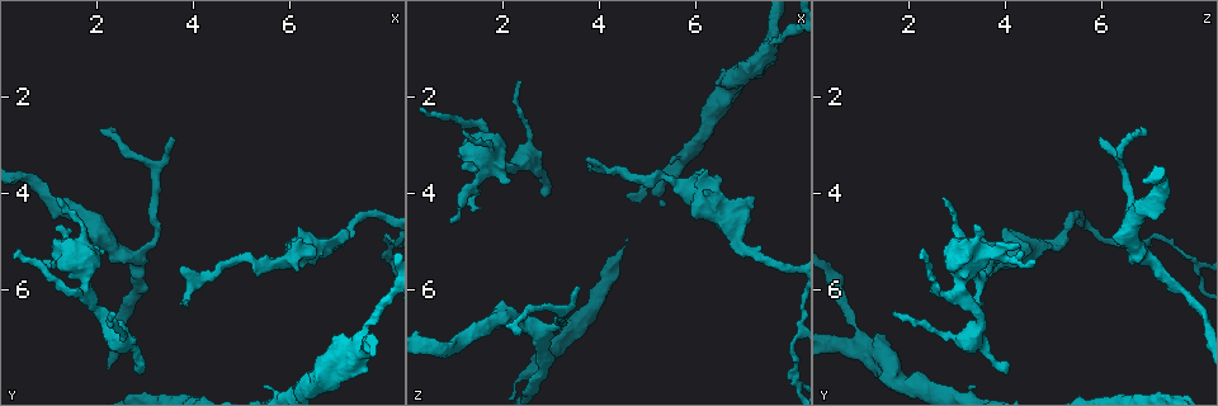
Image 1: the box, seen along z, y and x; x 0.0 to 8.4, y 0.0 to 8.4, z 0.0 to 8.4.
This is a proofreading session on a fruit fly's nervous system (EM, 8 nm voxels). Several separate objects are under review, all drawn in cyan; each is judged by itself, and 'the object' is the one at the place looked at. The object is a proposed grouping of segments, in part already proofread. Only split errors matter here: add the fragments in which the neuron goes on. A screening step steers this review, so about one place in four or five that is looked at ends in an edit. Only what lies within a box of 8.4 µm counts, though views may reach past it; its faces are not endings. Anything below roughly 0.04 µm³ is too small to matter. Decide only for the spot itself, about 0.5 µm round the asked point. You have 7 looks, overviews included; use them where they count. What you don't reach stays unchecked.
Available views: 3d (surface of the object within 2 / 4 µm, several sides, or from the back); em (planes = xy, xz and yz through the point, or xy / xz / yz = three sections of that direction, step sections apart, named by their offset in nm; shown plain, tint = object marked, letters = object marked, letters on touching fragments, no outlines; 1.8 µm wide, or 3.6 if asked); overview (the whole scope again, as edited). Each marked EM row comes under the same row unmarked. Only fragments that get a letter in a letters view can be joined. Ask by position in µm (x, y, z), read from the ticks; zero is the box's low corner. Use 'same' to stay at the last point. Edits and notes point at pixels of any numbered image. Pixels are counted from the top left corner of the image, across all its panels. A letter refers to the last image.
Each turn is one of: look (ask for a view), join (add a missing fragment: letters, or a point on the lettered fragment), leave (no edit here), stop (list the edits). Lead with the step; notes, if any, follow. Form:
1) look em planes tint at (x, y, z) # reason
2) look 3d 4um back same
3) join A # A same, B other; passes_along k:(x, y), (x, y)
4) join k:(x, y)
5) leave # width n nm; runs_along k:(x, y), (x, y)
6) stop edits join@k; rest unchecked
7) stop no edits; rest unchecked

look 3d 2um at (1.10, 5.00, 4.30) # branch stops here

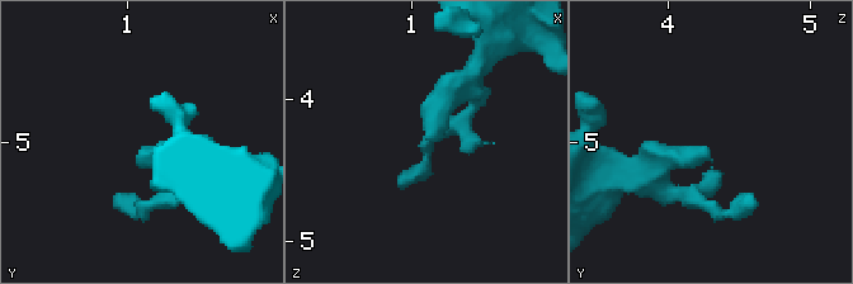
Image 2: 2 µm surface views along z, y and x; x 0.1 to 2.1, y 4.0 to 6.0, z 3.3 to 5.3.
look em 3.6um yz step 16 letters at (1.12, 5.08, 4.28)

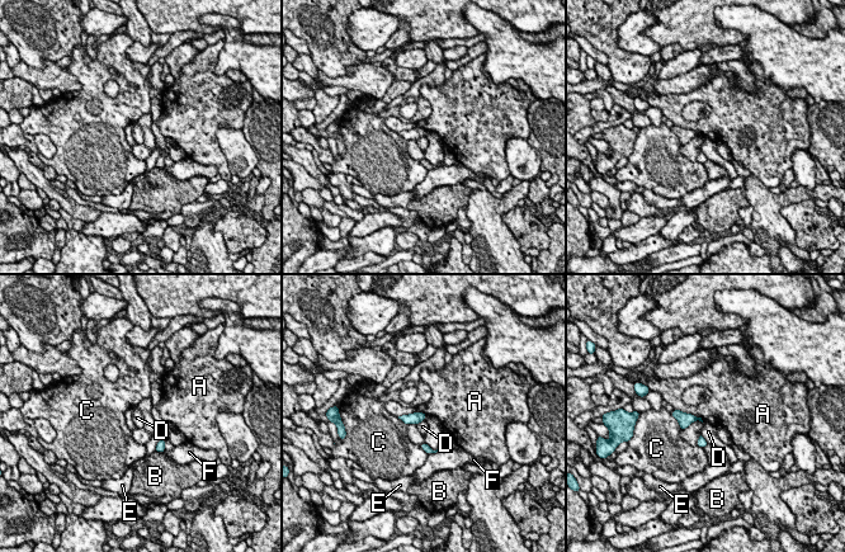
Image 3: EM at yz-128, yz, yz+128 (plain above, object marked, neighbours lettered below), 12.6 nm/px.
look em 3.6um planes letters same # another direction

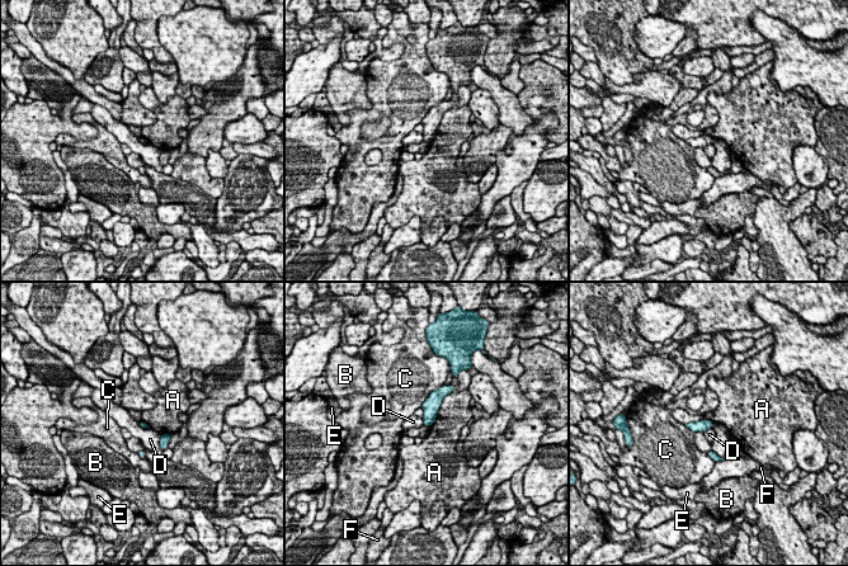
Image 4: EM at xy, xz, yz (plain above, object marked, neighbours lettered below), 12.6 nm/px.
leave # A other, B other, C other, D other, E other, F other; no lettered fragment goes on from it

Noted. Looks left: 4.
look 3d 2um at (7.10, 4.70, 4.15) # free end

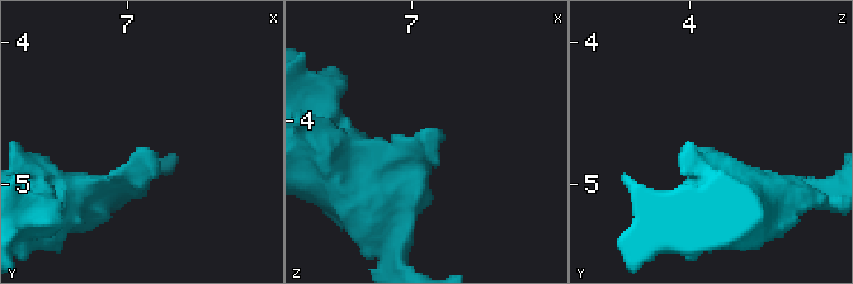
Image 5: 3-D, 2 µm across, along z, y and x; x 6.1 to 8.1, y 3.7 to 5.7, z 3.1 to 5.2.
look em planes letters at (7.08, 4.74, 4.16) # need the tissue

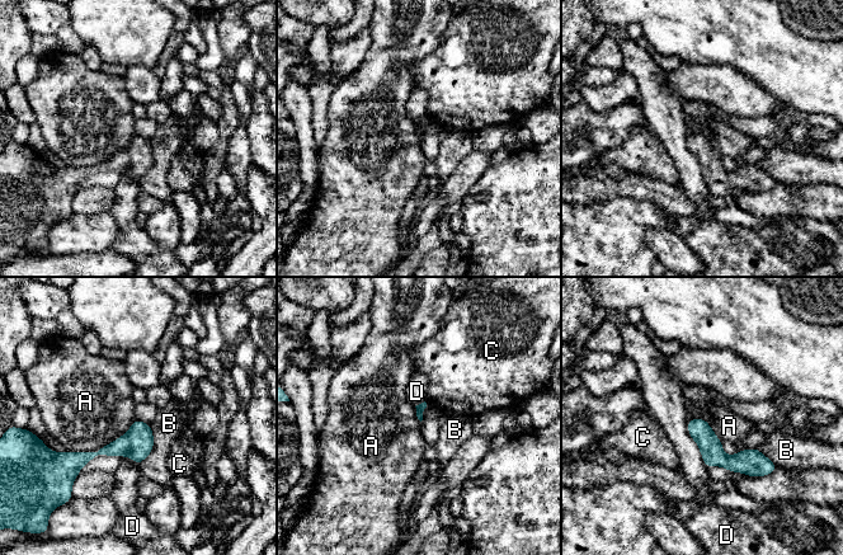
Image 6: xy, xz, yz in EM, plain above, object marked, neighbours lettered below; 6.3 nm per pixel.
leave # A other, B other, C other, D other; border 6:(135, 418), (97, 451), (66, 451); no lettered fragment goes on from it

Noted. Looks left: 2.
look em planes letters at (7.55, 7.70, 1.25) # thick end

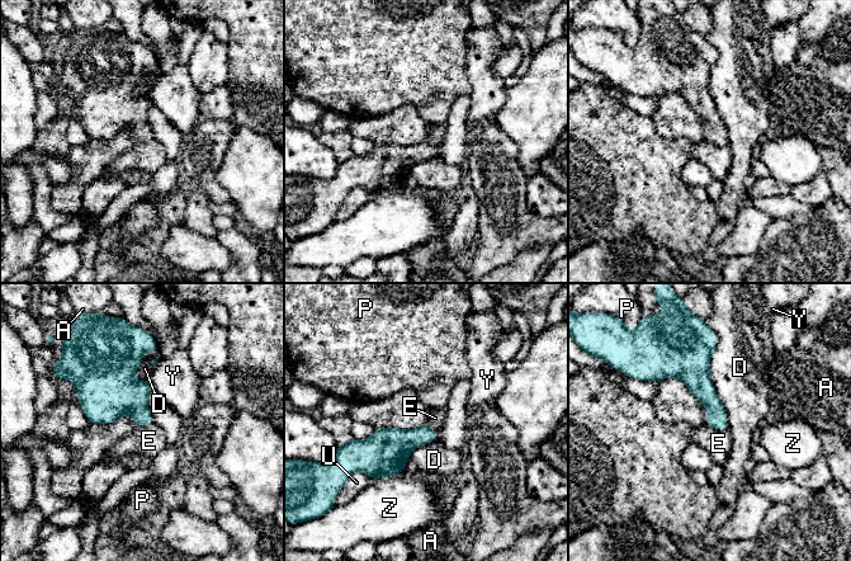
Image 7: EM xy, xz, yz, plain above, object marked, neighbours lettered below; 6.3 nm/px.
leave # A other, D other, E other, P other, U other, Y other, Z other; border 7:(425, 423), (438, 433), (438, 441); none of them fits

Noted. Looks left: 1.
stop no edits; rest unchecked

